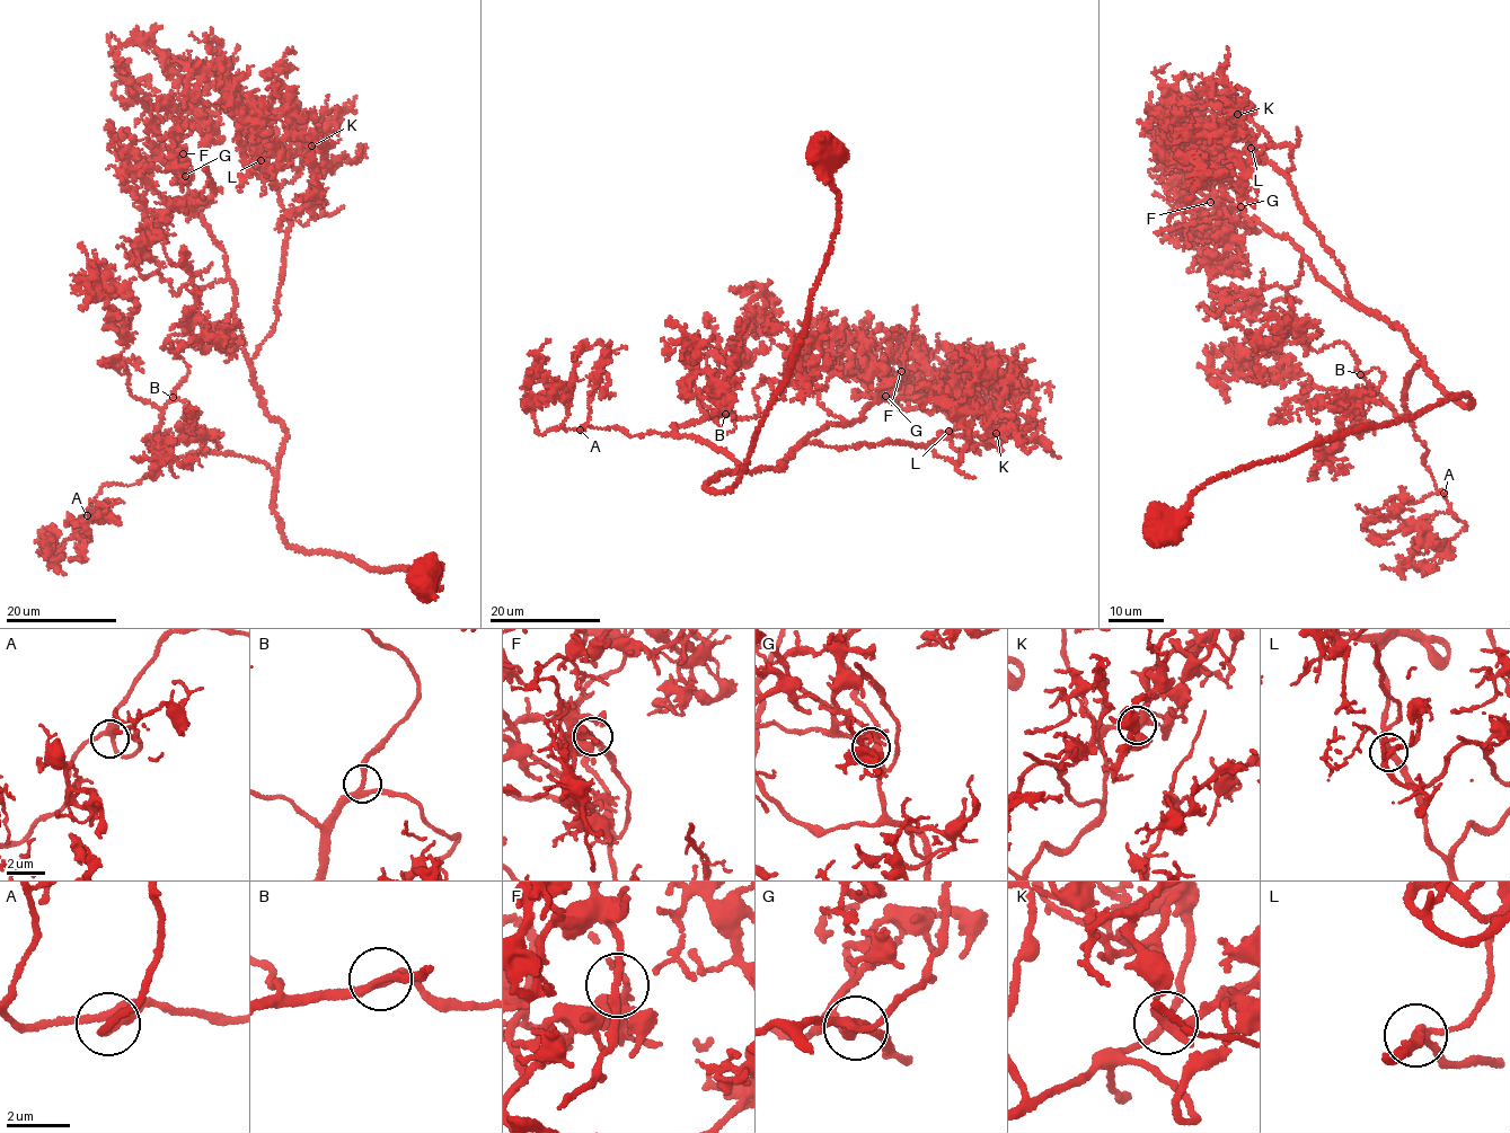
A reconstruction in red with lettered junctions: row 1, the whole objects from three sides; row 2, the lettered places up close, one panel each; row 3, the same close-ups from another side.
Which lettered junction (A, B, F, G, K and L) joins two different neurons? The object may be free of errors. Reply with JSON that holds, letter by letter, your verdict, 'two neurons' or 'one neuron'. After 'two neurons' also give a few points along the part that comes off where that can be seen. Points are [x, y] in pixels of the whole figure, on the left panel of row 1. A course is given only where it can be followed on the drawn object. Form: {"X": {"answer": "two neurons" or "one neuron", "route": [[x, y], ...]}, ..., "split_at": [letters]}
{"A": {"answer": "one neuron"}, "B": {"answer": "one neuron"}, "F": {"answer": "one neuron"}, "G": {"answer": "one neuron"}, "K": {"answer": "one neuron"}, "L": {"answer": "one neuron"}, "split_at": []}

